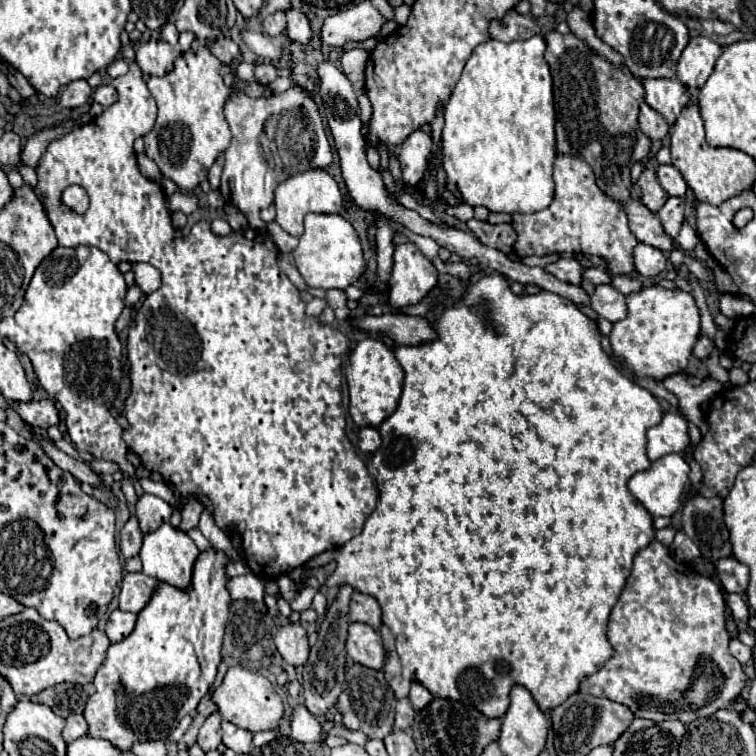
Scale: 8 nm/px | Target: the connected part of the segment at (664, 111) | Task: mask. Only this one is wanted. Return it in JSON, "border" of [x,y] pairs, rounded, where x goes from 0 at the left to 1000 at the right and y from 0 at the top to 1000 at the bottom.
{"border":[[[868,103],[868,106],[852,106],[854,119],[854,138],[873,148],[884,164],[892,164],[902,143],[913,135],[913,122],[907,114],[894,103]]]}

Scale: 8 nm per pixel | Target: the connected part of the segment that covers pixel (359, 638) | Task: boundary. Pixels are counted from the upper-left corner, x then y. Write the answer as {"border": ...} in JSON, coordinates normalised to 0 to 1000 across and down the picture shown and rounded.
{"border":[[[474,823],[463,825],[458,860],[468,876],[495,886],[505,886],[513,873],[503,839],[487,825],[474,825]]]}

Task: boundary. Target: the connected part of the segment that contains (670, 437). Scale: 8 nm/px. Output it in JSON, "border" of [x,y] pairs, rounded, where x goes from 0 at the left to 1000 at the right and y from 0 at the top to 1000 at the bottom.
{"border":[[[881,545],[876,558],[857,569],[857,606],[865,611],[881,601],[902,598],[910,587],[910,563],[897,545]]]}

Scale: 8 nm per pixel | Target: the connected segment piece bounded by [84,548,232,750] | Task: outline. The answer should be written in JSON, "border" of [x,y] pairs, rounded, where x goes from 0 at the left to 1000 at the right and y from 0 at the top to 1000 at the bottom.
{"border":[[[275,725],[265,730],[254,770],[249,780],[238,780],[220,770],[212,770],[198,791],[198,796],[183,810],[183,823],[169,844],[156,852],[146,852],[140,870],[124,897],[127,915],[116,923],[111,950],[116,950],[116,974],[146,979],[159,992],[172,992],[177,981],[185,979],[220,979],[225,966],[246,947],[254,944],[265,923],[275,915],[286,897],[286,886],[294,876],[294,847],[302,823],[302,810],[307,802],[304,783],[299,778],[302,759],[299,749],[307,746],[299,730]]]}

